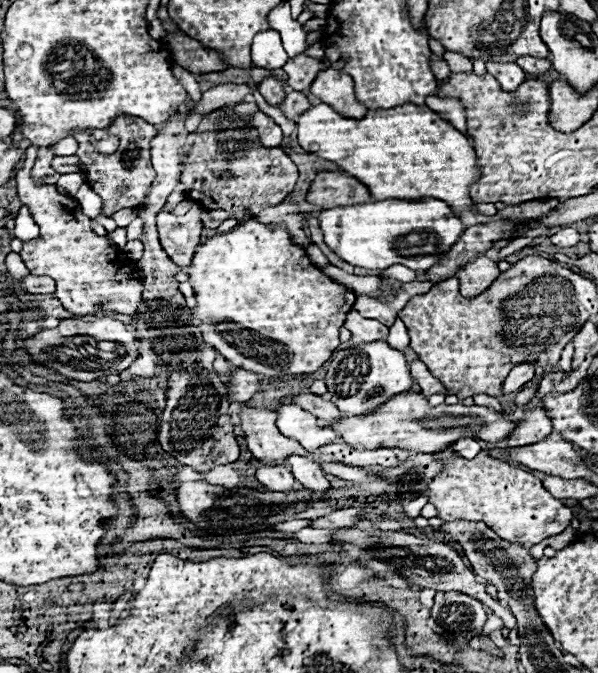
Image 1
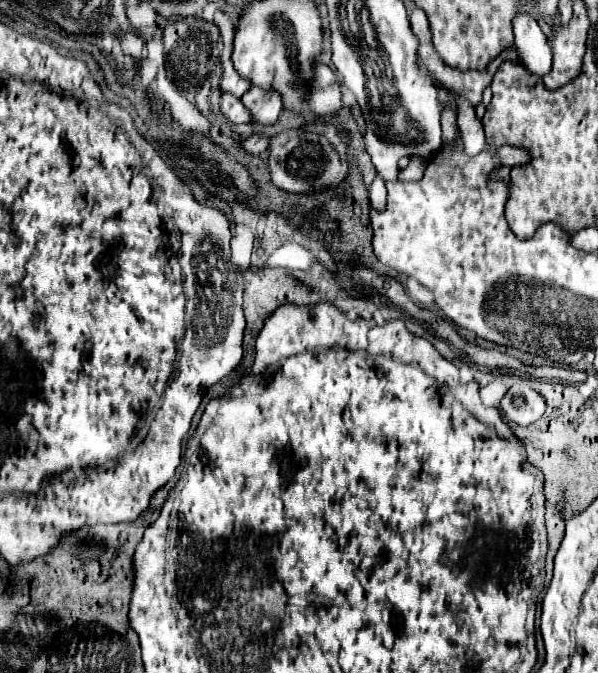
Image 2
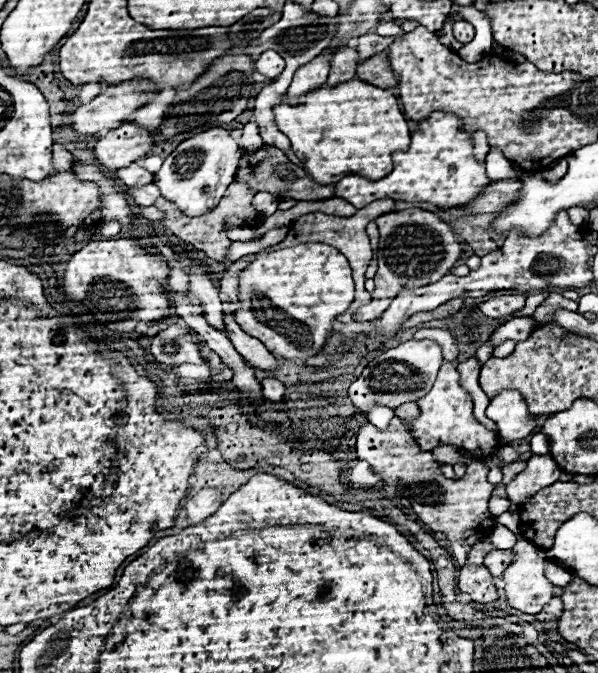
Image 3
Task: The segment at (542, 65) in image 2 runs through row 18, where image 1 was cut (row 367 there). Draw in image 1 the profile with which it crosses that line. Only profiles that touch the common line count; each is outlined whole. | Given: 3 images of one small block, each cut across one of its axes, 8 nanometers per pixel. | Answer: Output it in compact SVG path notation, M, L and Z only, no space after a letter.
M522 362L518 366L514 366L506 378L506 382L502 384L502 392L504 394L510 394L510 392L516 392L520 390L526 382L530 382L534 378L534 364L530 362Z

